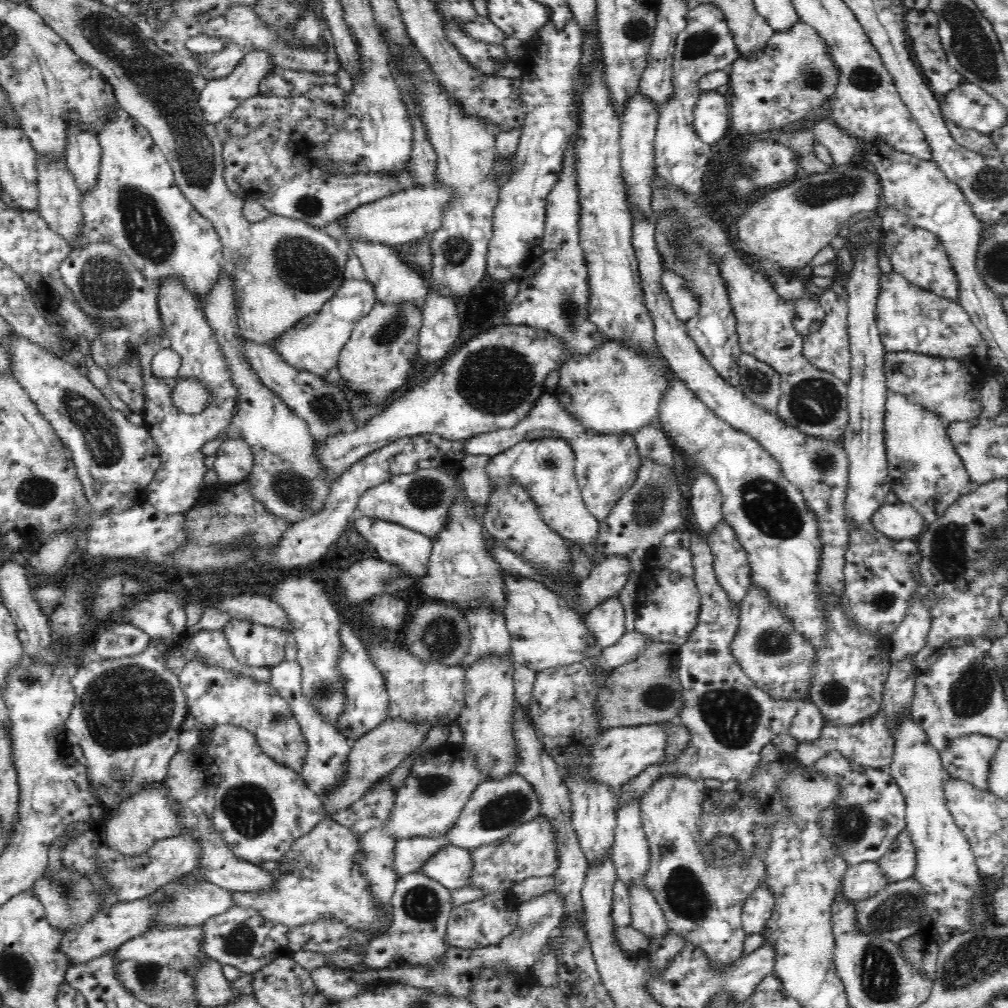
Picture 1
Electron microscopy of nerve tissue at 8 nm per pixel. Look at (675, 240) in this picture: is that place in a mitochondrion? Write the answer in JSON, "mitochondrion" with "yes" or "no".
{"mitochondrion":"yes"}

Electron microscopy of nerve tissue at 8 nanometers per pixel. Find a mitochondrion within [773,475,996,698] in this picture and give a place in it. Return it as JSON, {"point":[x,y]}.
{"point":[948,552]}

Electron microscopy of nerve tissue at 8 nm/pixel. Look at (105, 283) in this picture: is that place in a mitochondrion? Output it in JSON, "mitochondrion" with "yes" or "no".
{"mitochondrion":"yes"}

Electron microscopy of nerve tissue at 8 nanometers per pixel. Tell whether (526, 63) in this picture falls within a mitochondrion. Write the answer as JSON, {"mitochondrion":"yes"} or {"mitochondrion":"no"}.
{"mitochondrion":"no"}

